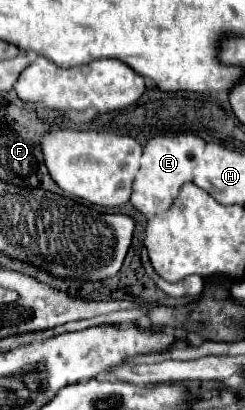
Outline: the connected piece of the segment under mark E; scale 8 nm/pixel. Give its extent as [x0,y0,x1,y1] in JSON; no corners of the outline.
[130,135,204,217]

